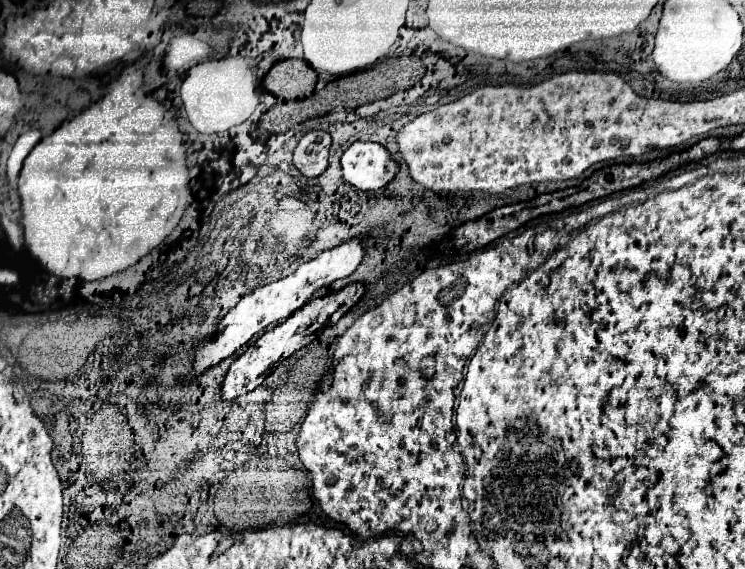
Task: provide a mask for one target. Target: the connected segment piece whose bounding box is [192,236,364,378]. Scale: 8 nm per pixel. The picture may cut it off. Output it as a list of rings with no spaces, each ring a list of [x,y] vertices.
[[[358,236],[358,238],[352,238],[348,242],[344,242],[342,246],[338,248],[332,248],[332,250],[324,250],[320,256],[316,256],[314,260],[302,264],[294,274],[282,278],[282,280],[276,280],[272,284],[266,284],[266,286],[260,286],[256,288],[252,294],[244,296],[224,318],[222,322],[216,326],[216,332],[212,338],[204,340],[198,344],[196,348],[196,354],[194,354],[194,364],[192,364],[192,378],[198,378],[202,376],[206,370],[210,370],[212,366],[220,364],[224,358],[232,356],[240,346],[248,344],[250,338],[254,338],[256,334],[260,334],[268,324],[272,322],[278,322],[278,320],[286,320],[288,316],[292,316],[298,308],[302,308],[310,298],[312,294],[322,288],[322,286],[328,286],[330,282],[338,280],[338,278],[346,278],[350,276],[356,266],[362,262],[362,256],[364,256],[364,246],[362,246],[364,238]]]

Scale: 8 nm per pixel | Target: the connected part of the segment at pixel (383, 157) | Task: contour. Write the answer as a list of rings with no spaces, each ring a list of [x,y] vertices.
[[[354,142],[342,156],[344,180],[360,190],[378,190],[394,180],[398,162],[376,142]]]

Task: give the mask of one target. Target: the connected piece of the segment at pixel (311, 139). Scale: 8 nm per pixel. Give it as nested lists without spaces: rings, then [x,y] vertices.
[[[314,130],[302,136],[298,146],[294,148],[294,166],[306,178],[316,178],[328,168],[328,152],[330,152],[330,134],[324,130]]]

